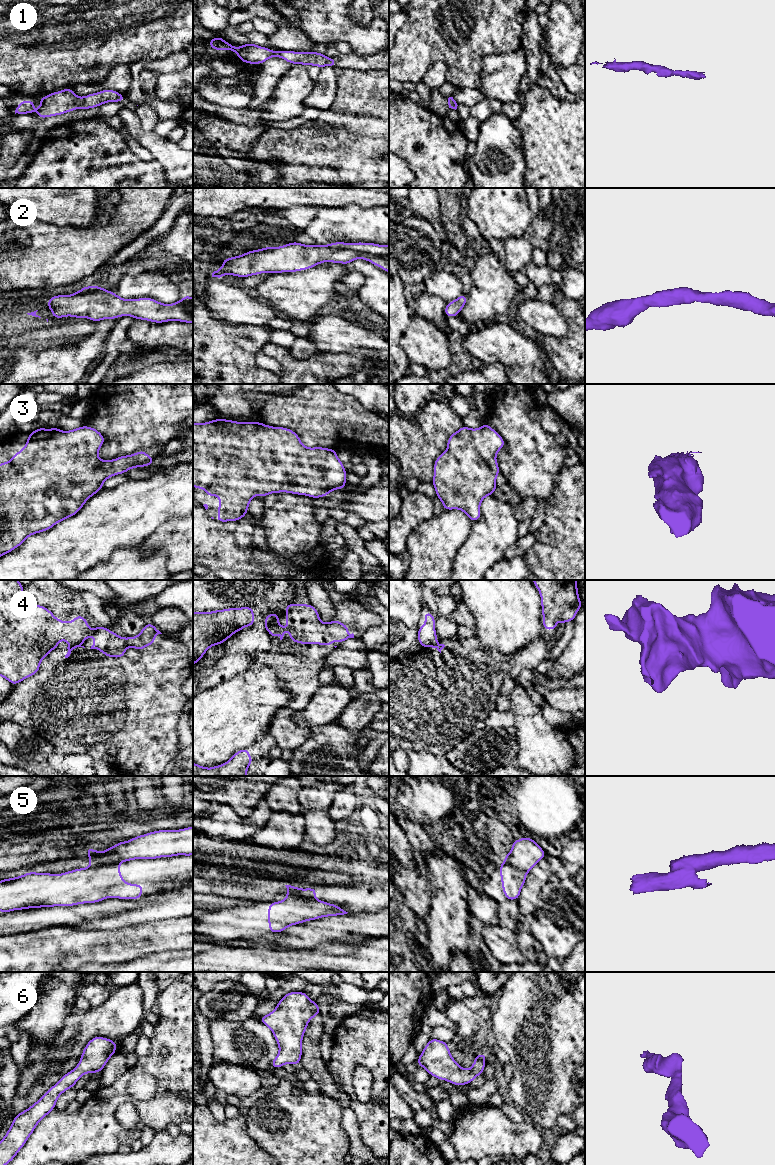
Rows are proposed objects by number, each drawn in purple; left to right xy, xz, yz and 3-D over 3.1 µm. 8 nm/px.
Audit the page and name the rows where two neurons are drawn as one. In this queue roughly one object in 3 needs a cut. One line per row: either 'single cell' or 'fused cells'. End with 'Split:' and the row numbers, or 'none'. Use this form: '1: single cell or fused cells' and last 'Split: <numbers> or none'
1: single cell
2: single cell
3: single cell
4: fused cells
5: fused cells
6: single cell
Split: 4, 5

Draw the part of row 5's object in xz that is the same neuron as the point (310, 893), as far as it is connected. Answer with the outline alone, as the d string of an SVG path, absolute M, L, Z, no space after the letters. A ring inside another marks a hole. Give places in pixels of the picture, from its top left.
M285 885L287 888L287 895L292 895L292 896L296 896L296 897L302 897L302 898L307 898L307 899L315 899L316 897L316 889L314 887L312 888L307 888L307 889L301 889L295 886L291 886L291 885Z

